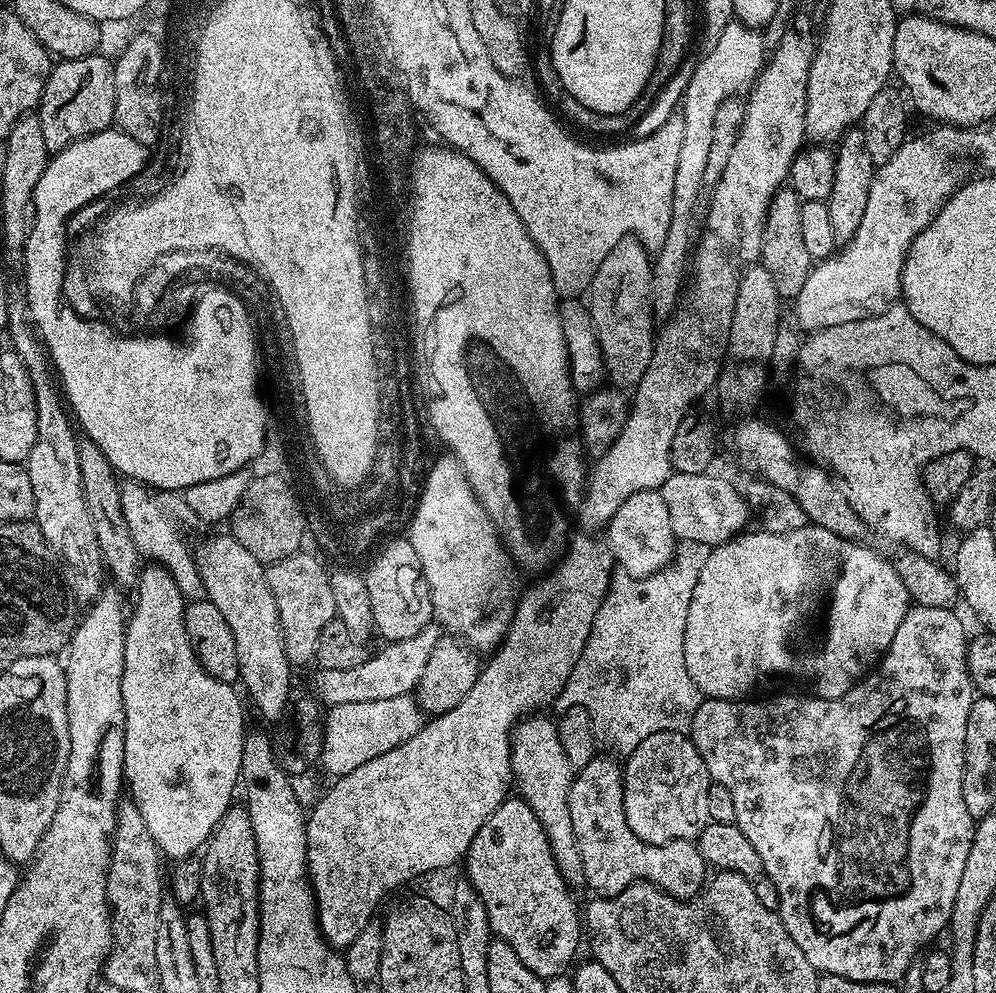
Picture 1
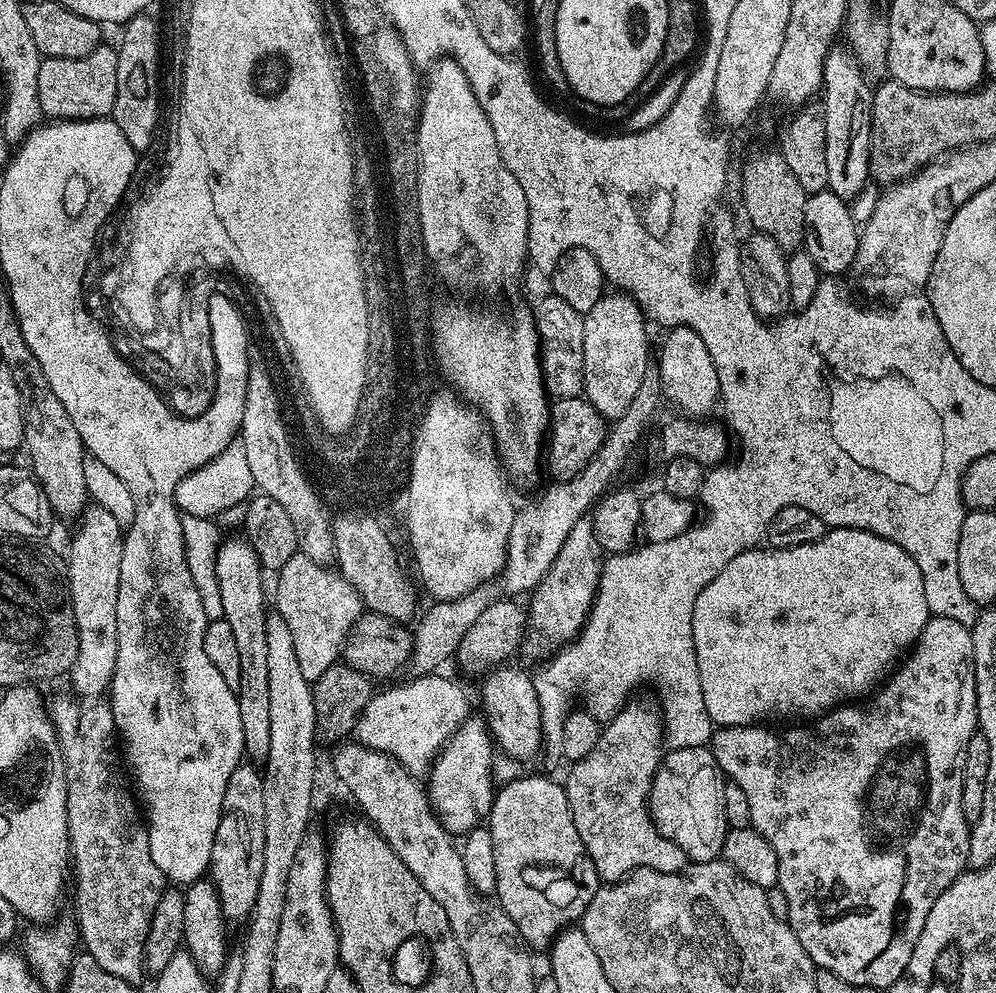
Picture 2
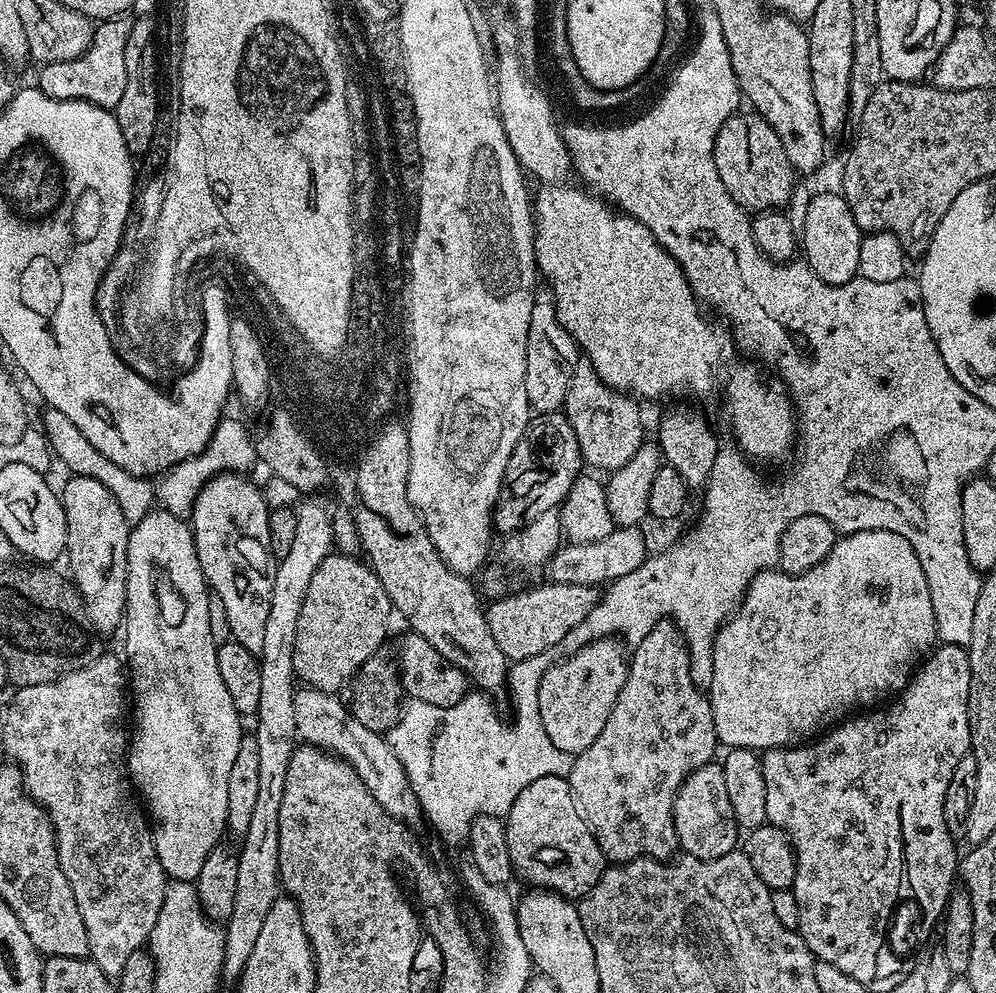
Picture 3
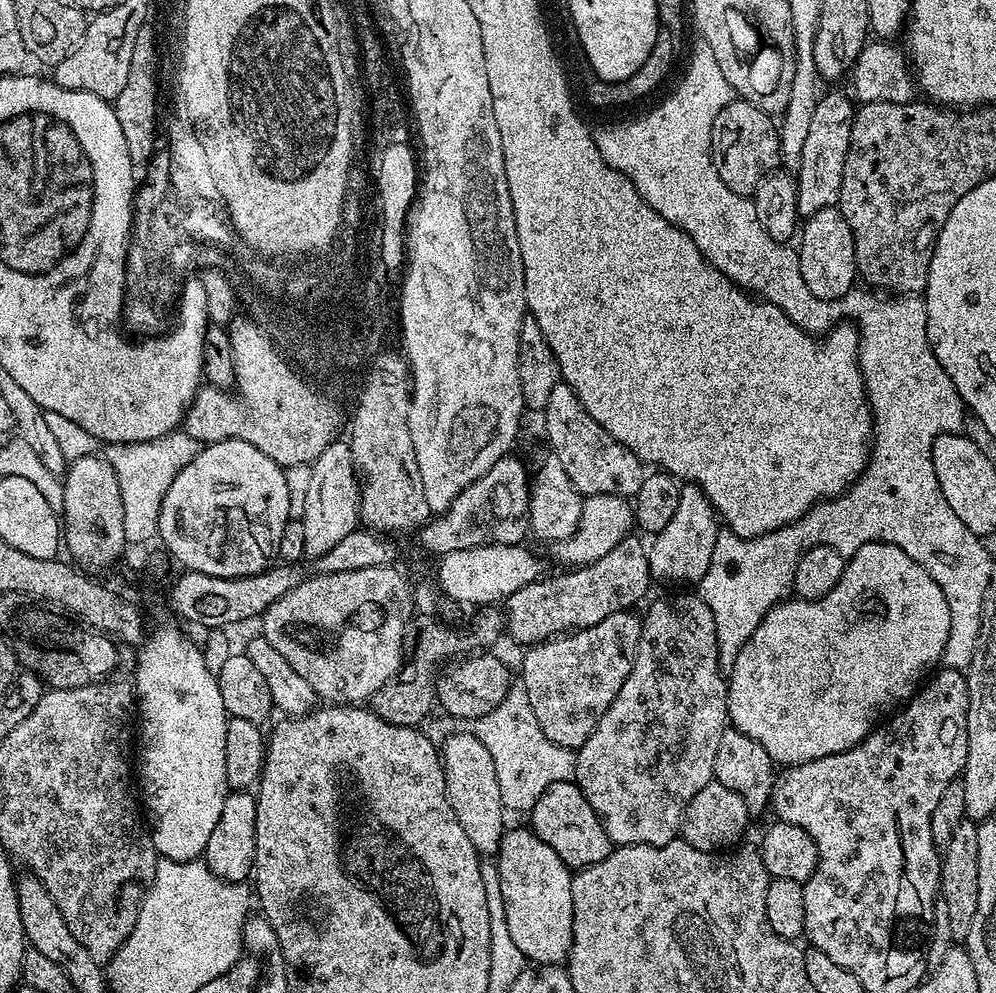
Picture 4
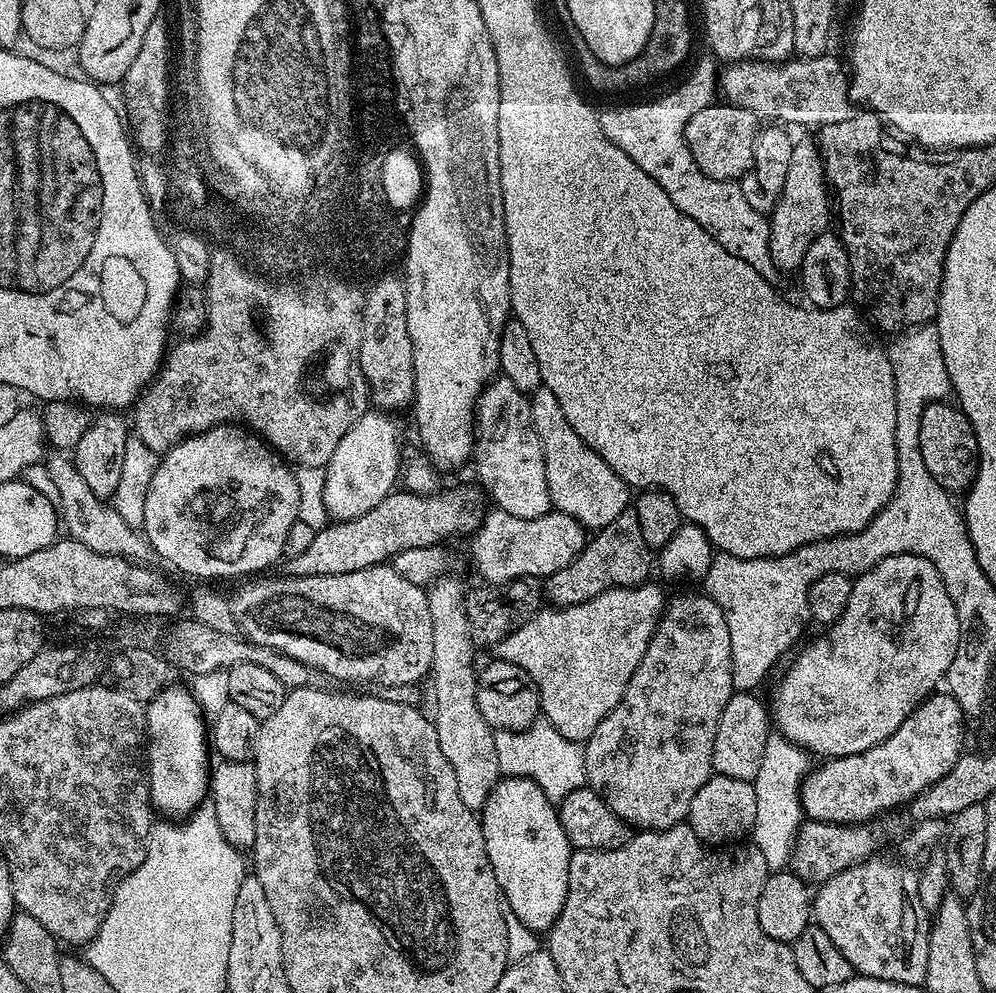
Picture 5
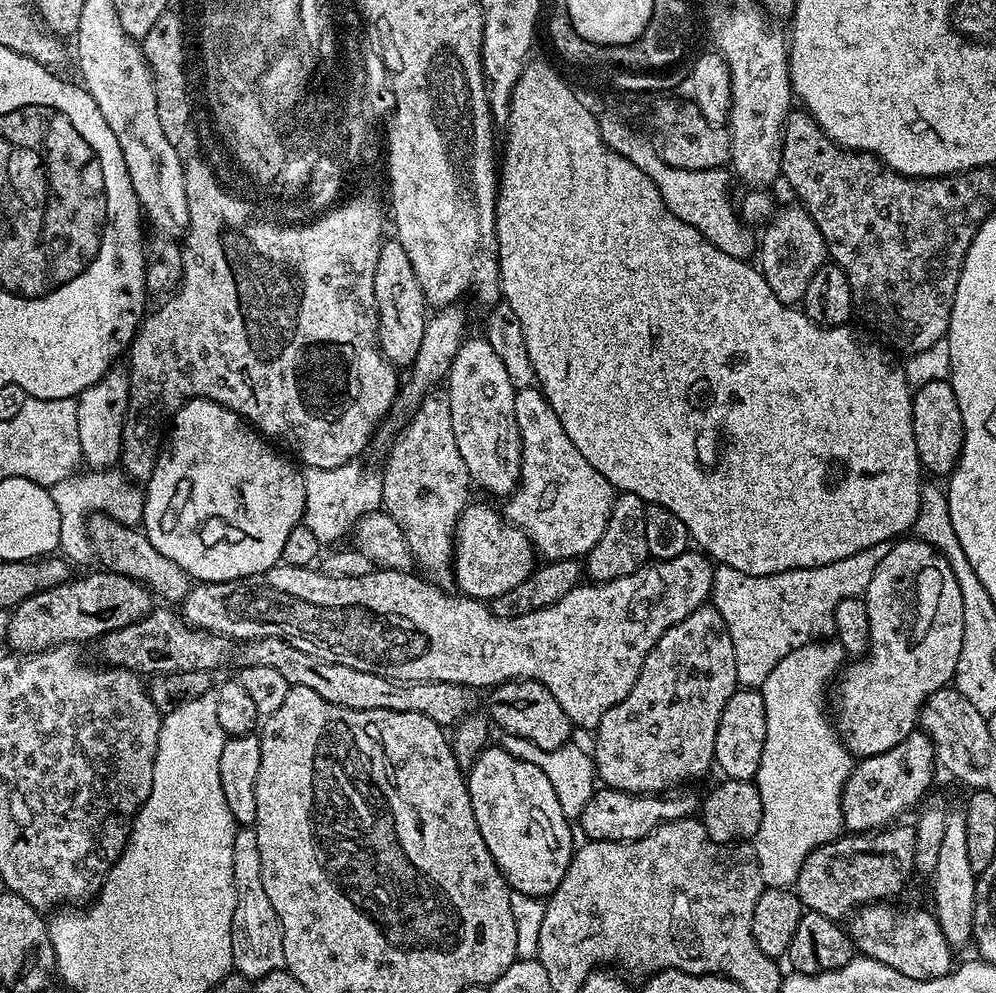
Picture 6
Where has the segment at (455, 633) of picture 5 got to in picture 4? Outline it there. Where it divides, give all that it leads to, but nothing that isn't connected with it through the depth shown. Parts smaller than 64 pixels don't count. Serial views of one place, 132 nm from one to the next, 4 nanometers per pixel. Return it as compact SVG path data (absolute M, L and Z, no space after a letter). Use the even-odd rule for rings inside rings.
M471 731L456 732L448 741L442 744L442 763L444 765L444 781L446 782L445 794L450 802L450 810L458 814L458 822L462 822L462 830L466 830L470 842L474 842L477 852L481 857L492 858L500 851L500 843L506 831L504 816L506 809L502 802L502 794L498 786L498 774L494 770L494 758L490 758L490 750L482 746L482 742Z

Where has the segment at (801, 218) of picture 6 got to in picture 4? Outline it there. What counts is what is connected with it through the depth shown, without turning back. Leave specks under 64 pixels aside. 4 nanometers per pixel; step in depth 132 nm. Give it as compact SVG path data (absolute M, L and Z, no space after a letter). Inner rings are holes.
M840 92L821 95L820 101L814 106L814 115L810 121L810 131L806 143L802 145L802 162L800 169L794 174L796 181L796 201L801 217L807 218L823 208L835 208L840 203L842 190L842 174L846 166L846 154L850 150L850 134L852 133L852 118L854 115L854 100L851 95L843 96Z

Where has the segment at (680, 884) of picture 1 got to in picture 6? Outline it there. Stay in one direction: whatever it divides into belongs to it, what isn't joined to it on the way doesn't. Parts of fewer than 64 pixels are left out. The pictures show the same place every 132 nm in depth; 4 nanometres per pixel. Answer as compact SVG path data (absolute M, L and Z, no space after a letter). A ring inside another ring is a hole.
M711 606L694 610L658 638L654 650L642 662L642 674L638 674L634 690L618 706L606 710L602 722L594 729L594 767L599 783L623 792L664 794L687 785L684 784L687 780L706 775L716 758L714 738L718 734L718 718L722 718L726 702L737 691L734 642L722 614Z

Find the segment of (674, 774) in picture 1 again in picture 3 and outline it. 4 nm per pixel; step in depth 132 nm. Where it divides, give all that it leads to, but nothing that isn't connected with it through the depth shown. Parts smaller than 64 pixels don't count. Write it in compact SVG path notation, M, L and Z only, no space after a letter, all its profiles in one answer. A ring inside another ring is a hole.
M719 763L704 764L680 783L672 813L680 848L687 855L699 860L713 860L722 858L722 854L730 854L737 847L738 825L730 806L730 797L726 795L726 782L722 779Z

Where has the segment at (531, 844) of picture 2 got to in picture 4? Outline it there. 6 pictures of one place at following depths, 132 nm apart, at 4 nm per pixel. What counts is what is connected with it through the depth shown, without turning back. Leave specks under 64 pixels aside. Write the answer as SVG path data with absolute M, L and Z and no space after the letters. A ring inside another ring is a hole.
M572 780L558 782L547 788L532 807L530 819L532 831L552 847L554 854L558 854L558 858L562 858L570 870L594 866L594 862L602 862L602 858L614 851L612 839L606 834L598 814L594 814L594 806L586 802L582 790Z

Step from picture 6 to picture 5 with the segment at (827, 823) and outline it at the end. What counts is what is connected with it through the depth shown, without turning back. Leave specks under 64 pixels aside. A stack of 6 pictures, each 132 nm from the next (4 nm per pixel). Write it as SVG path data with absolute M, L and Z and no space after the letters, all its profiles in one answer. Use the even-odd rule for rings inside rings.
M779 734L769 735L766 742L766 754L762 754L762 766L758 769L754 786L754 799L758 802L758 814L750 833L751 843L762 850L769 870L784 870L789 867L792 847L802 821L805 819L803 806L800 804L800 787L810 771L810 756L805 749L791 744Z

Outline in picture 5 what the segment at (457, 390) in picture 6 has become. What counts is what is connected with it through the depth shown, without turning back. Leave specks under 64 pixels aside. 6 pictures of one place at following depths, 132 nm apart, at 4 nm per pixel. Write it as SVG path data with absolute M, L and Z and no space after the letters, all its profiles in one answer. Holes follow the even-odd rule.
M503 374L488 381L484 393L476 403L476 447L474 465L479 487L490 497L499 511L514 514L514 518L542 518L553 511L550 490L546 482L546 462L542 454L542 442L538 430L534 430L532 421L532 401L523 392L519 392Z

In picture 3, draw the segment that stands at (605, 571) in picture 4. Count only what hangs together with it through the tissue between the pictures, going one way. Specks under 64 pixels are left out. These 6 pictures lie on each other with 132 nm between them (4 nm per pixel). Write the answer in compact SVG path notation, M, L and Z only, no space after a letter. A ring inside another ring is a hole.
M544 583L530 590L505 594L487 605L486 615L490 634L494 634L494 642L500 644L502 654L515 662L522 658L530 658L540 653L555 649L559 642L582 619L599 600L599 591L594 587L570 586L569 584Z

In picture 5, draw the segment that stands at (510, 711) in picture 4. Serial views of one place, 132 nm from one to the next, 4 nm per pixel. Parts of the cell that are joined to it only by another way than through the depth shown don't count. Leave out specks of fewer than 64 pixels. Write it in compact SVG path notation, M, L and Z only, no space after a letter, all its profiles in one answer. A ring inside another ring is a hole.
M537 722L521 732L496 732L498 766L504 776L525 776L532 780L553 802L564 800L574 790L585 787L586 762L584 749L577 741L562 738L558 730L547 722Z

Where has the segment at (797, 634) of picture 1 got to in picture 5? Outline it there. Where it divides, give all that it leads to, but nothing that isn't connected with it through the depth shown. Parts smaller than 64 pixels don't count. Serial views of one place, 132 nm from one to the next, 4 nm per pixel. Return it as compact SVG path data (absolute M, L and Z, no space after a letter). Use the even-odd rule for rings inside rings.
M905 552L878 562L870 570L861 572L859 576L855 577L850 590L850 602L846 604L844 614L838 617L834 623L827 625L825 632L828 632L825 636L818 637L813 644L806 645L804 649L801 647L795 653L796 661L785 670L784 677L781 678L780 685L776 688L776 697L770 700L770 712L774 717L775 727L776 724L780 727L777 728L779 735L786 737L791 744L807 750L813 757L820 756L819 758L862 754L866 750L878 746L878 742L890 738L890 734L894 734L894 730L898 730L898 726L902 726L902 722L906 722L906 718L910 718L912 711L937 691L936 683L939 680L941 683L947 677L950 662L954 662L956 652L960 648L958 614L954 610L954 602L950 598L947 586L944 585L938 574L938 570L925 556L915 556Z

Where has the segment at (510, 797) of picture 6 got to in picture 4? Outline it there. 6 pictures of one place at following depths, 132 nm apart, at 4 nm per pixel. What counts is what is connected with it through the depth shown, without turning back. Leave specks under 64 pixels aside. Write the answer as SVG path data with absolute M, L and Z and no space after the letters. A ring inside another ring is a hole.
M528 826L505 831L495 865L501 879L506 927L514 946L532 964L563 965L574 930L573 873Z

